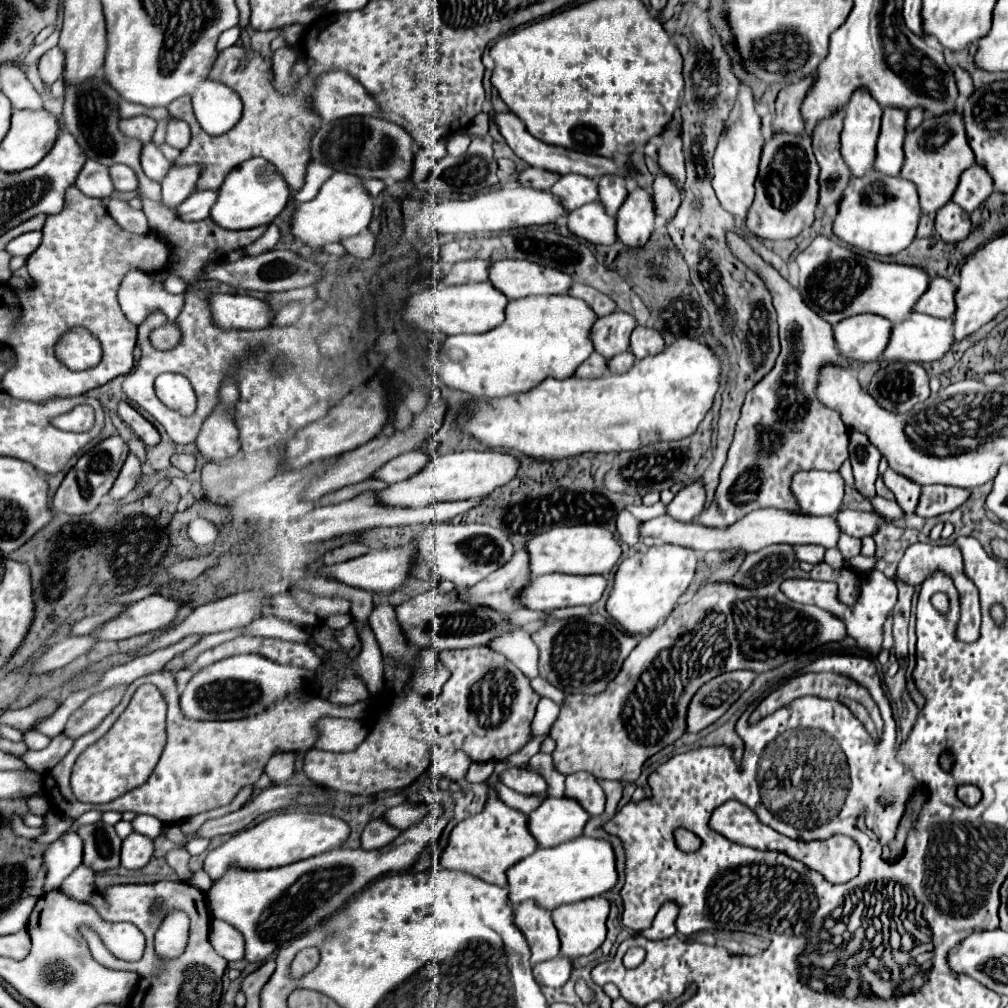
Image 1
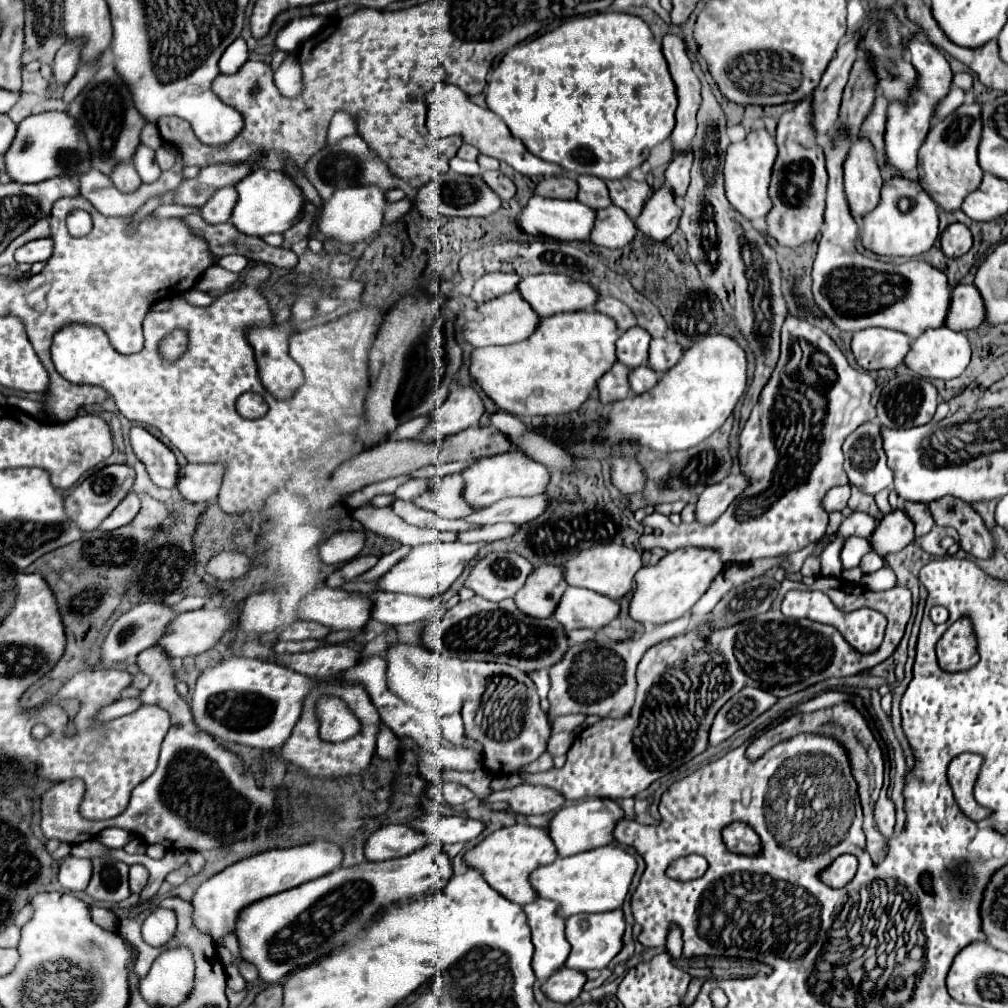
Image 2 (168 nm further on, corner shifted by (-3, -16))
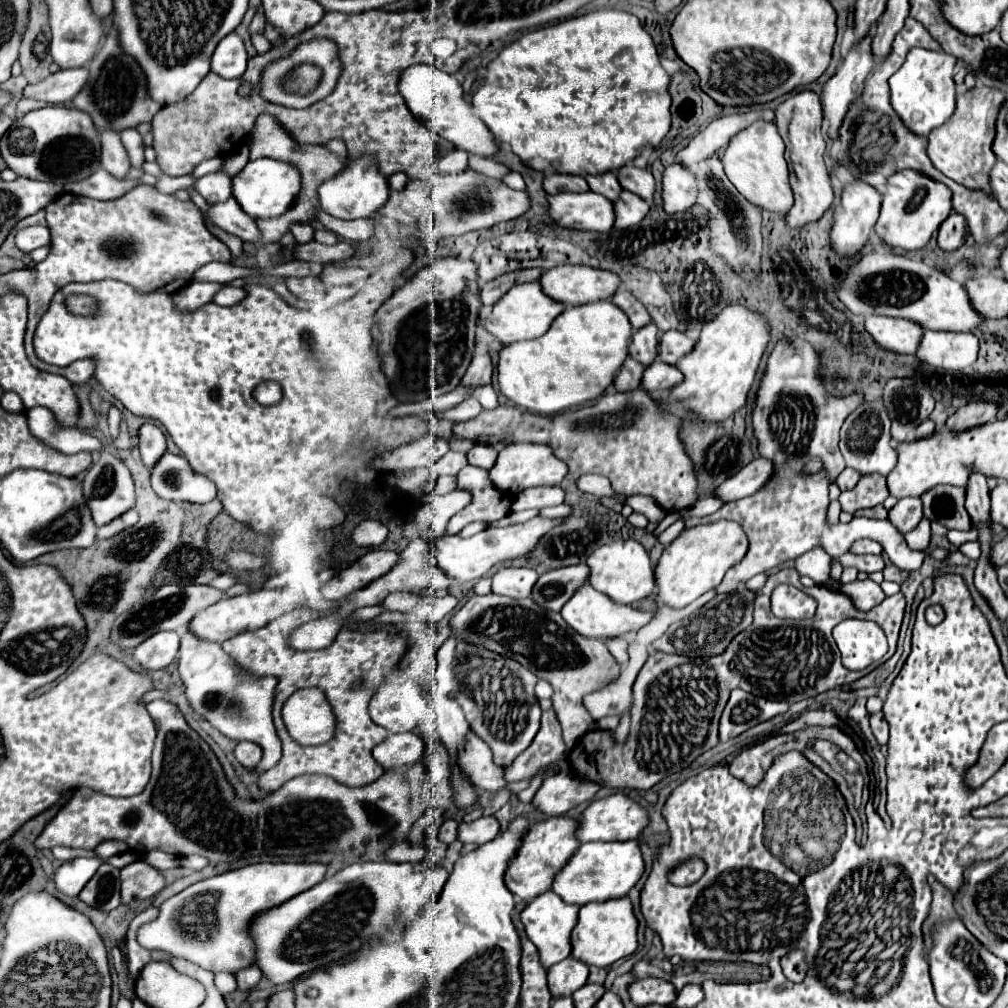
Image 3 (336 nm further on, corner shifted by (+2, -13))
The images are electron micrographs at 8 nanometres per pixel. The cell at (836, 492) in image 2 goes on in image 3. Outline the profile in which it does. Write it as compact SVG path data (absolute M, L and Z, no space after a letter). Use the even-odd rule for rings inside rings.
M846 467L846 469L838 475L836 485L838 485L840 491L846 491L846 489L852 489L852 487L858 483L858 479L860 479L860 473L854 471L854 469L850 469L850 467Z

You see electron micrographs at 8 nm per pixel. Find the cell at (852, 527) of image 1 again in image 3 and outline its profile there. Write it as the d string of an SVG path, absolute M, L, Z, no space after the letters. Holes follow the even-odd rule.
M900 499L890 511L888 511L888 519L892 521L894 527L898 527L898 531L902 535L906 535L908 531L912 531L920 519L922 519L922 501L920 499Z

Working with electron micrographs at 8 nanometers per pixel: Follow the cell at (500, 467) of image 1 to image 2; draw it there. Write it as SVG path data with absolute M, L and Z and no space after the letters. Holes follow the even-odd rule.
M511 450L505 454L477 460L475 464L463 470L463 478L465 478L465 500L471 502L473 508L487 508L499 500L525 498L525 496L545 492L549 484L549 470L545 464L529 458L523 450Z

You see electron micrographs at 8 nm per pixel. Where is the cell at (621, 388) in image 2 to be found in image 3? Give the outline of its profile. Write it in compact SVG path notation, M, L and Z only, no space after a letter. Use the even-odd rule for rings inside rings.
M628 357L624 363L622 363L622 369L616 373L614 377L614 391L634 391L640 387L640 379L642 379L642 371L644 371L644 365L634 361L632 357Z

